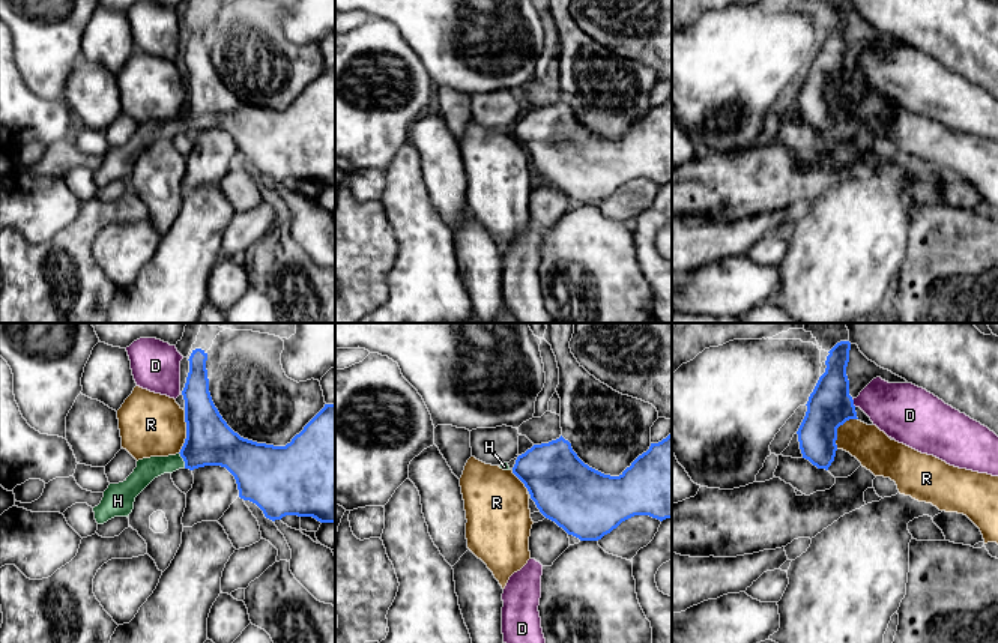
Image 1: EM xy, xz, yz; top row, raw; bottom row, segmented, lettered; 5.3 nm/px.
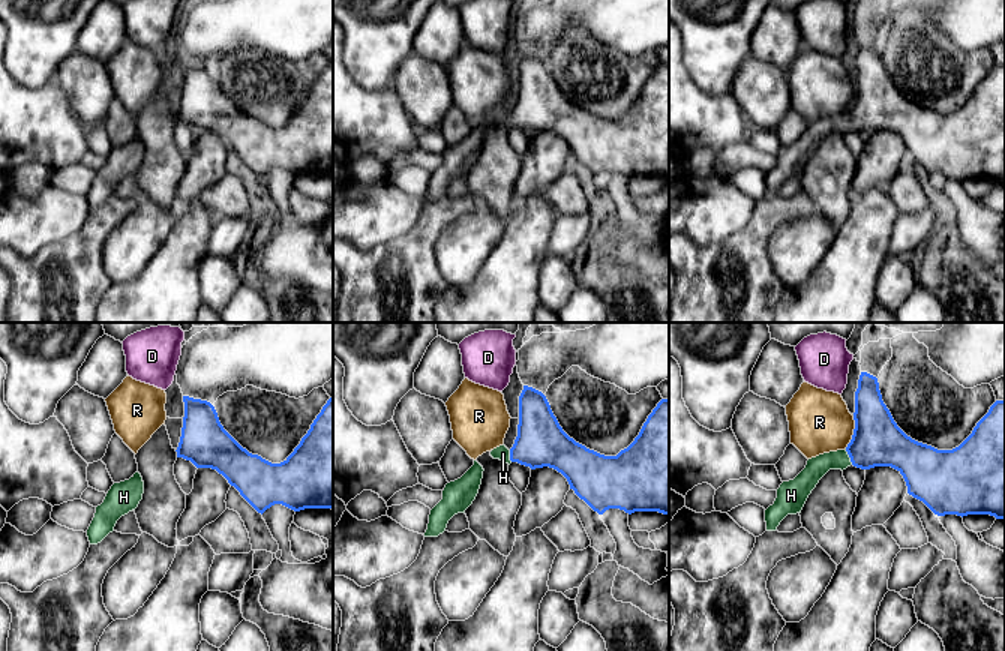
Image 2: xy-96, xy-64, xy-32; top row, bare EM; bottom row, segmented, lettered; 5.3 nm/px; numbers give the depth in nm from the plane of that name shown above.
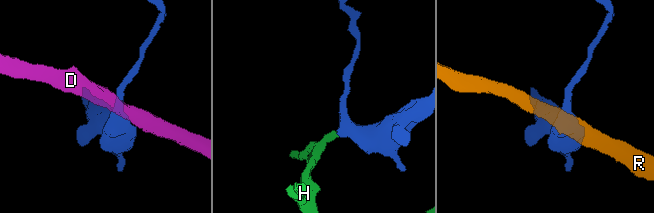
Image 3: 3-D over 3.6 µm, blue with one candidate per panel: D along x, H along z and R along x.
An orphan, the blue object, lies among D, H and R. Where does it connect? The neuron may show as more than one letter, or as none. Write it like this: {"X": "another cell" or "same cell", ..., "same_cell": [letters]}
{"D": "another cell", "H": "same cell", "R": "another cell", "same_cell": ["H"]}

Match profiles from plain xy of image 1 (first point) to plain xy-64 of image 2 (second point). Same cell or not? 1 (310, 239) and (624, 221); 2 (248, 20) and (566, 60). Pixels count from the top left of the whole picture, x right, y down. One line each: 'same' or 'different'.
1: same
2: same

